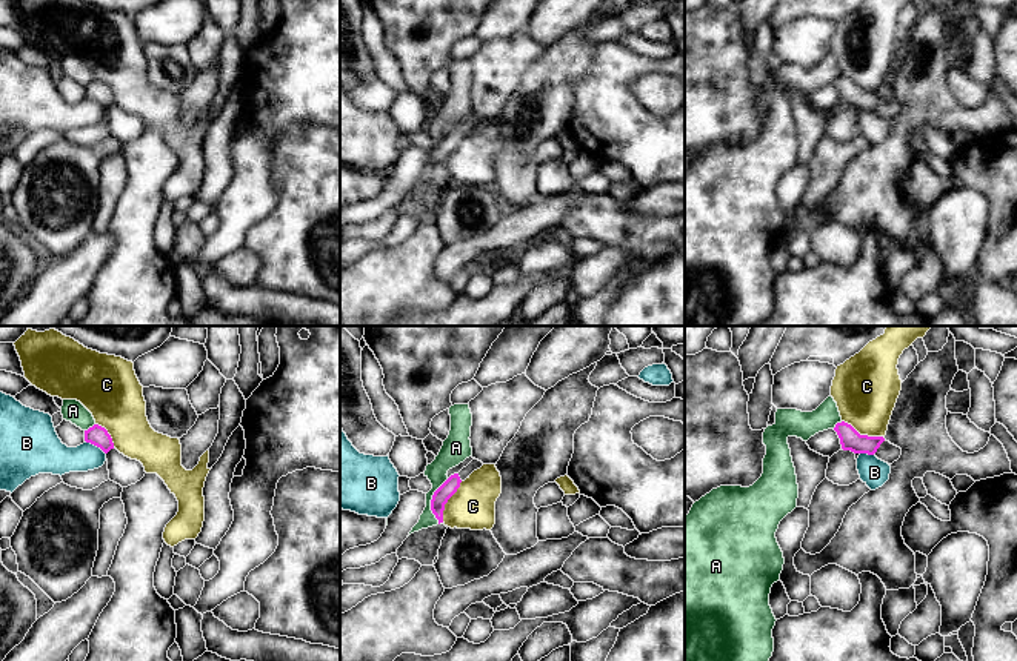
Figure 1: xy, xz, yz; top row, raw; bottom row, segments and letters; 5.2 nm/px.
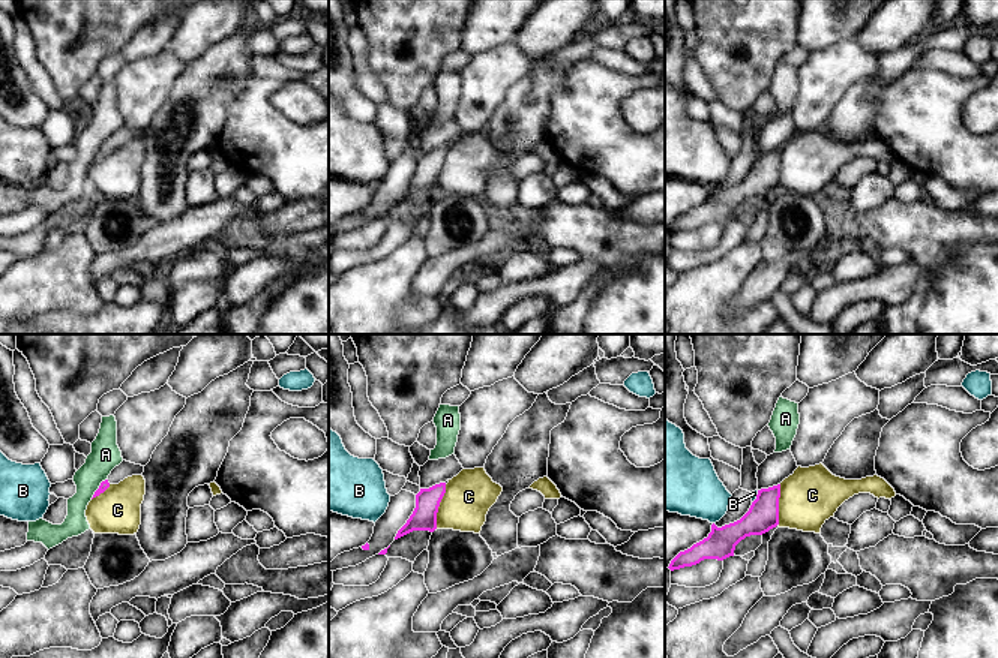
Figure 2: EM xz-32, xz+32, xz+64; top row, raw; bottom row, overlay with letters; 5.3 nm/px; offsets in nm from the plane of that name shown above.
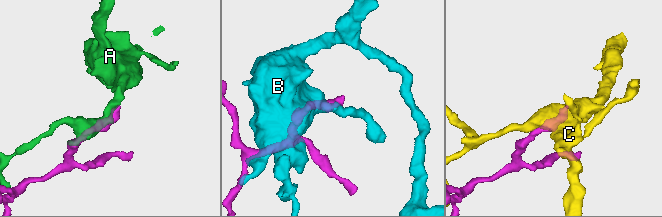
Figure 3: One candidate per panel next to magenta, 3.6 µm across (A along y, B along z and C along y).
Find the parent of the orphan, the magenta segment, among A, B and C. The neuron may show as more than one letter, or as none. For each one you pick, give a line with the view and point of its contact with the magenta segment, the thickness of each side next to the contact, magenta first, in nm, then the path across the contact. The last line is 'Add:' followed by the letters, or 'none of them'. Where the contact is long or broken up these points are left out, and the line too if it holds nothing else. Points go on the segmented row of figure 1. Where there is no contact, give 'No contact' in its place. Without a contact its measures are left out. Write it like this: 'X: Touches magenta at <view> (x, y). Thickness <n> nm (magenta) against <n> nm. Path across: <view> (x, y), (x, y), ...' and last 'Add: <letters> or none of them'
Add: none of them

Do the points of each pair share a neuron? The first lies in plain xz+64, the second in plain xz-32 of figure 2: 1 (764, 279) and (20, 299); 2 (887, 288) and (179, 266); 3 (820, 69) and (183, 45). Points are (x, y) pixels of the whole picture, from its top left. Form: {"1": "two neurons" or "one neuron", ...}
{"1": "two neurons", "2": "two neurons", "3": "two neurons"}

